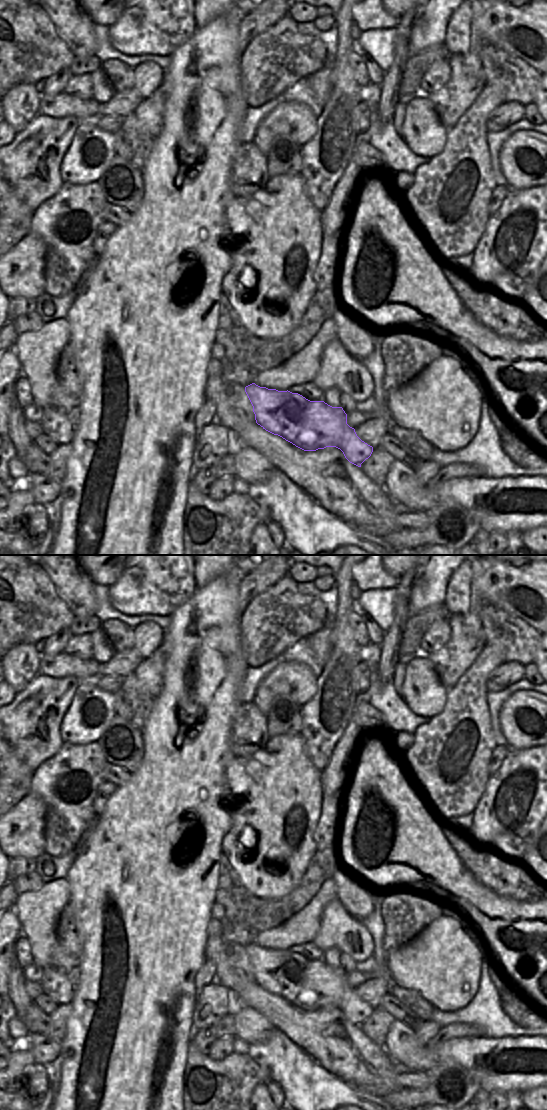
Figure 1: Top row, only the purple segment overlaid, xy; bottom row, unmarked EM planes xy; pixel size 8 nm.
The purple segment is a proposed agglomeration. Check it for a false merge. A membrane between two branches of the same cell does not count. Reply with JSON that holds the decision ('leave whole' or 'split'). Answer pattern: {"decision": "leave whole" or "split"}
{"decision": "leave whole"}

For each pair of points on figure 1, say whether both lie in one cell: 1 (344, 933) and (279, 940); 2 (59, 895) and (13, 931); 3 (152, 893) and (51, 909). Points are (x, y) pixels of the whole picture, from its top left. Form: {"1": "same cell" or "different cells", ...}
{"1": "different cells", "2": "different cells", "3": "different cells"}

